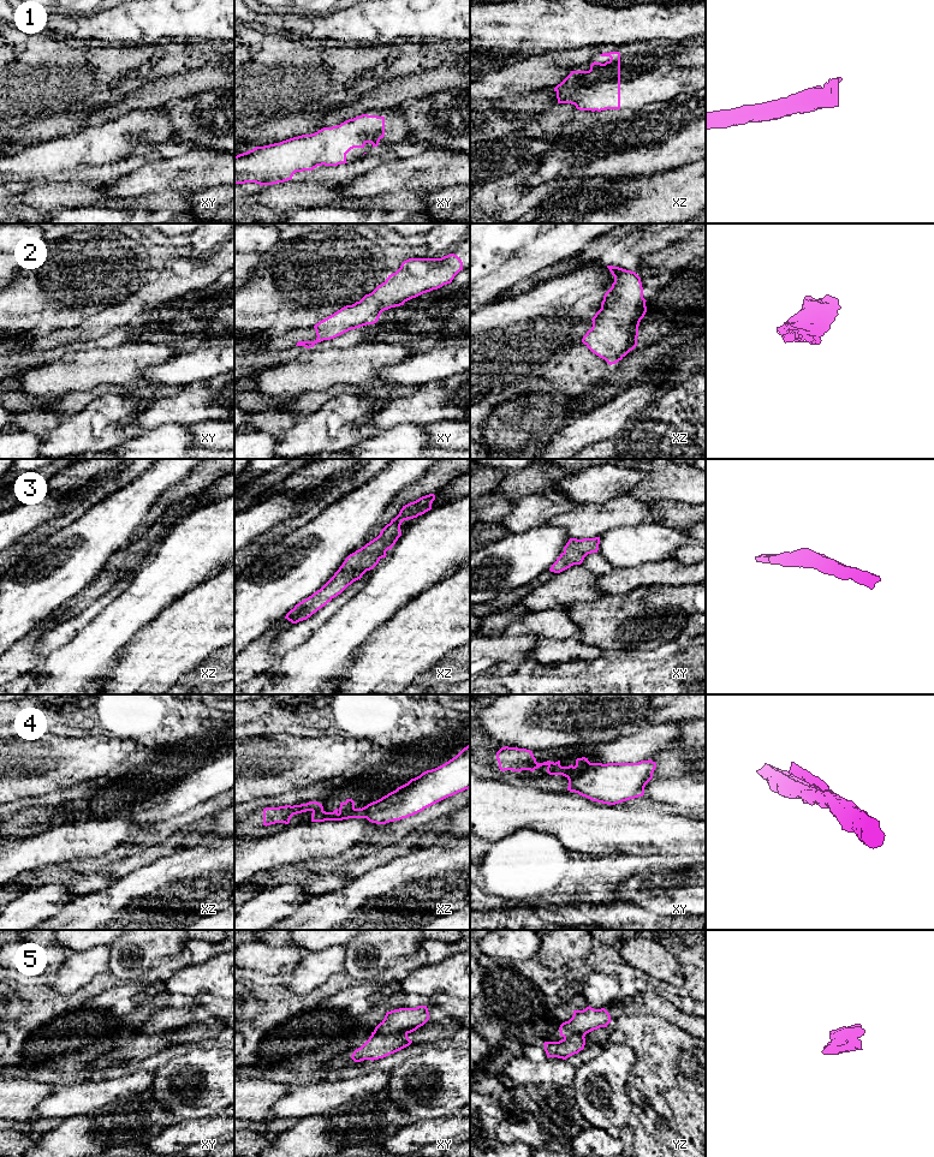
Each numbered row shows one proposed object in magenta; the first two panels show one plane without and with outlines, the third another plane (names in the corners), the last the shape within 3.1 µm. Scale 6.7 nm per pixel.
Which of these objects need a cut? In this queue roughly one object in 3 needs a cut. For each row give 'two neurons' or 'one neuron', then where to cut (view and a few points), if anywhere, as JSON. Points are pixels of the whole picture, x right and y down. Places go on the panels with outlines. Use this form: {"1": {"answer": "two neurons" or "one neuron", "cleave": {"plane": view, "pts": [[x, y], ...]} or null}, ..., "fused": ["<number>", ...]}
{"1": {"answer": "one neuron", "cleave": null}, "2": {"answer": "one neuron", "cleave": null}, "3": {"answer": "one neuron", "cleave": null}, "4": {"answer": "two neurons", "cleave": {"plane": "xy", "pts": [[559, 763], [548, 765]]}}, "5": {"answer": "two neurons", "cleave": {"plane": "xy", "pts": [[374, 1031], [381, 1035], [406, 1035]]}}, "fused": ["4", "5"]}

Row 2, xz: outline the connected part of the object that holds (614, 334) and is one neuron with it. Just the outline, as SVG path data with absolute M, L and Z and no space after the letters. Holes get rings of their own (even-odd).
M607 266L614 282L605 293L601 309L582 342L609 365L637 346L638 326L647 312L641 278L631 270Z

